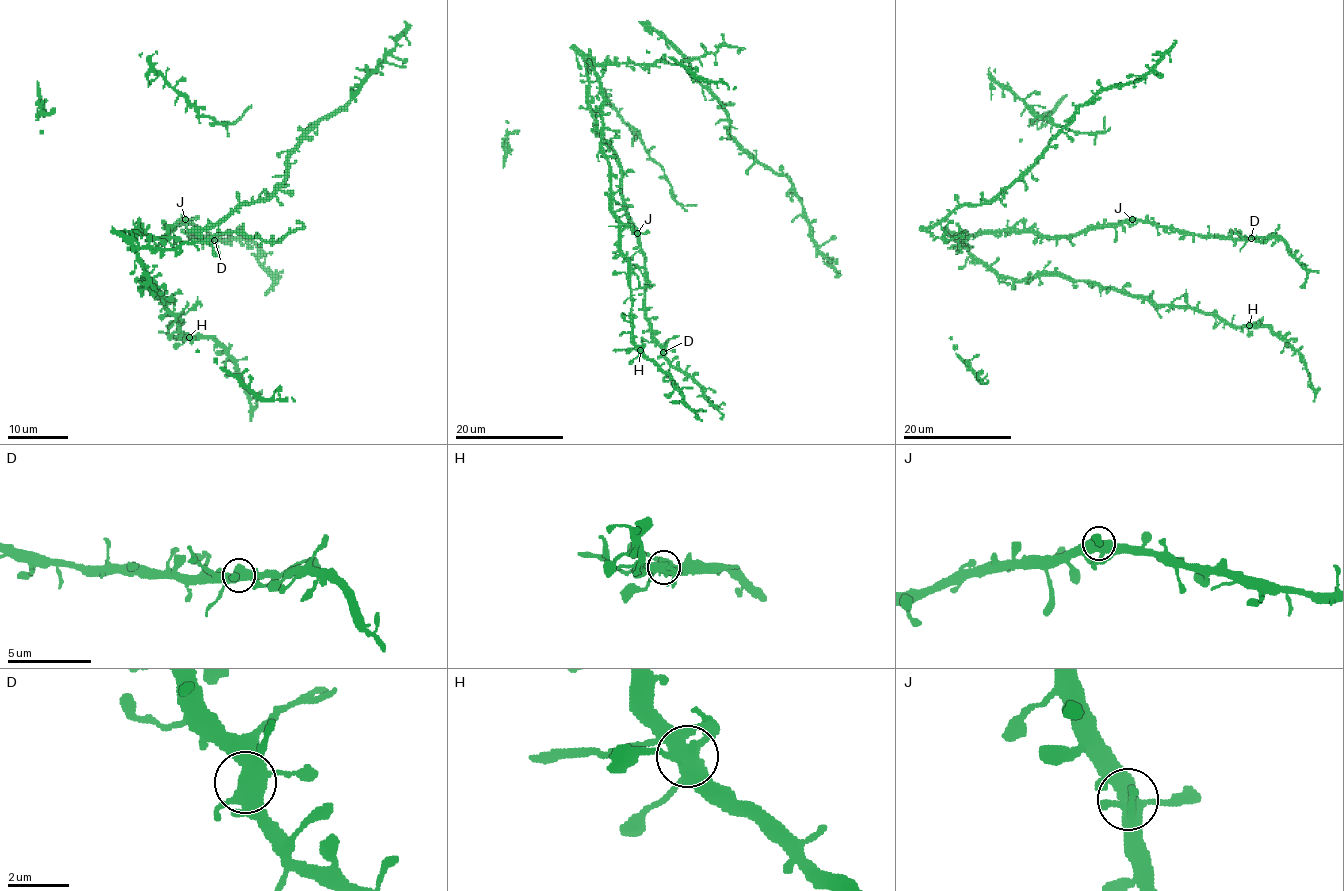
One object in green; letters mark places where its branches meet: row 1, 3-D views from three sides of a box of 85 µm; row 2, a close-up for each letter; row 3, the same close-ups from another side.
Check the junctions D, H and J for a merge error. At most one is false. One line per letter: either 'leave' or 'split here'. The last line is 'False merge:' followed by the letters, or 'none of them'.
D: leave
H: leave
J: leave
False merge: none of them

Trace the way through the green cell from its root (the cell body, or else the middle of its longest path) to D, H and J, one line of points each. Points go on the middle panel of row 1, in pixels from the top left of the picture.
D: (688, 58), (588, 68), (588, 110), (619, 168), (625, 215), (644, 257), (645, 319), (663, 352)
H: (688, 58), (594, 66), (603, 99), (602, 154), (640, 350)
J: (688, 58), (676, 63), (594, 62), (588, 68), (588, 110), (596, 134), (617, 160), (625, 215), (637, 233)

